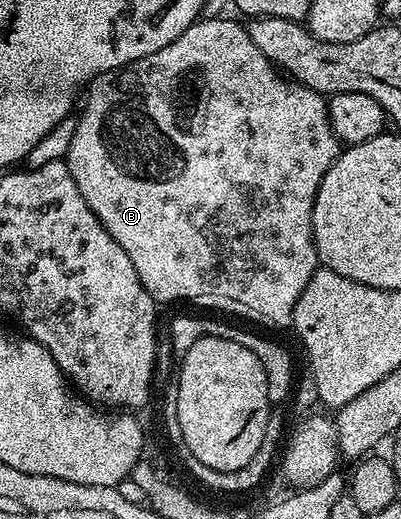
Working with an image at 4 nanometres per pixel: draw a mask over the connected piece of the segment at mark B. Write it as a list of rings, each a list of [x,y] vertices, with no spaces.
[[[200,17],[198,22],[185,28],[173,44],[165,44],[165,48],[141,60],[94,78],[86,91],[87,103],[83,106],[83,114],[78,115],[77,132],[73,132],[73,144],[69,144],[65,161],[73,176],[73,184],[77,184],[81,196],[85,196],[85,204],[93,208],[109,236],[125,248],[125,256],[129,256],[133,268],[137,268],[141,284],[145,284],[156,303],[188,298],[199,306],[212,306],[215,310],[260,322],[263,326],[290,327],[297,300],[301,292],[305,292],[305,284],[313,280],[315,271],[321,266],[313,236],[313,204],[321,180],[325,180],[325,172],[329,172],[341,153],[341,143],[331,127],[328,99],[324,95],[280,72],[275,63],[263,55],[261,48],[249,40],[249,32],[242,21],[207,17]]]

